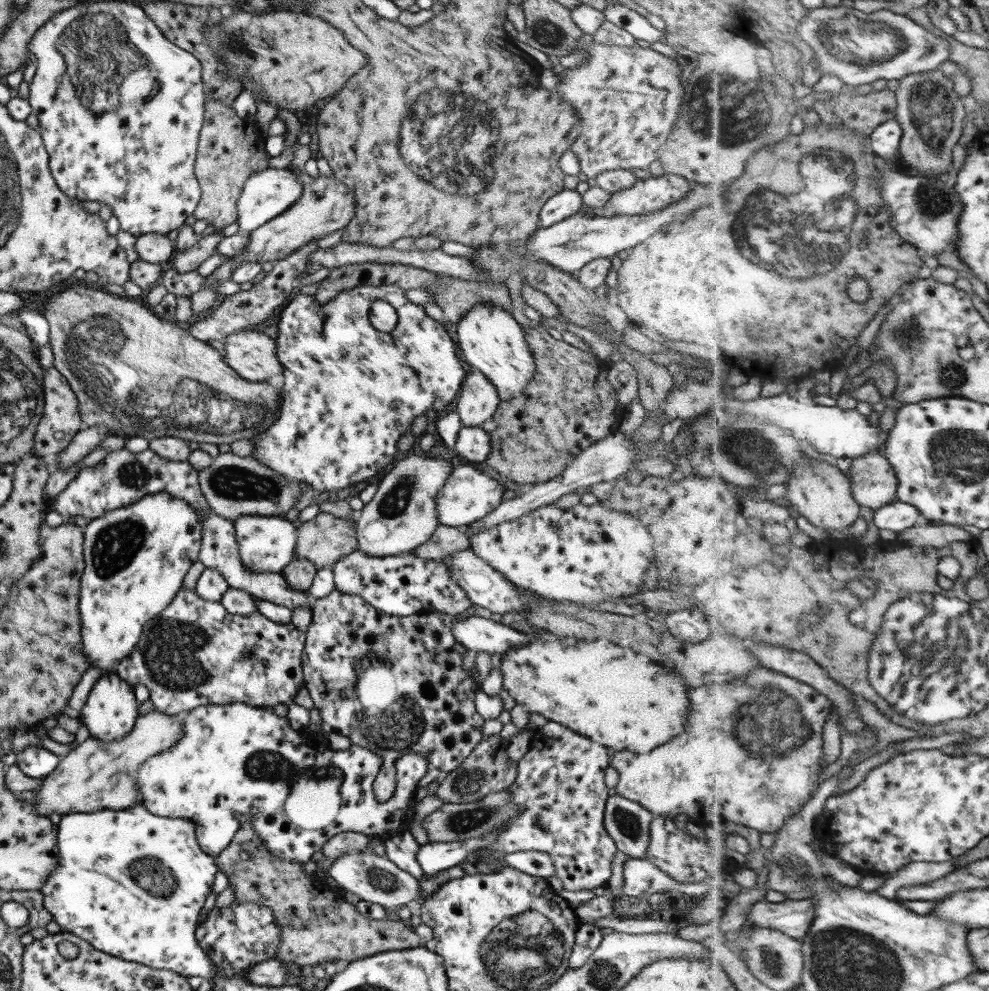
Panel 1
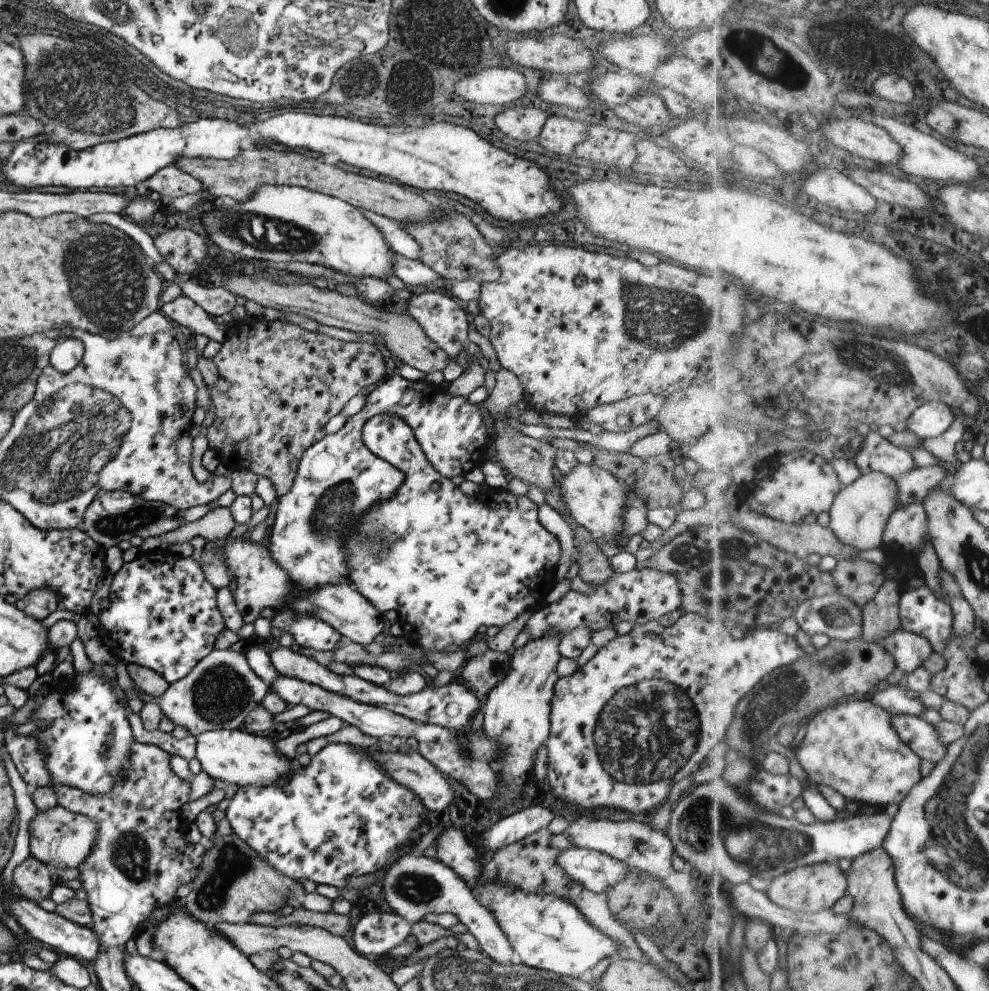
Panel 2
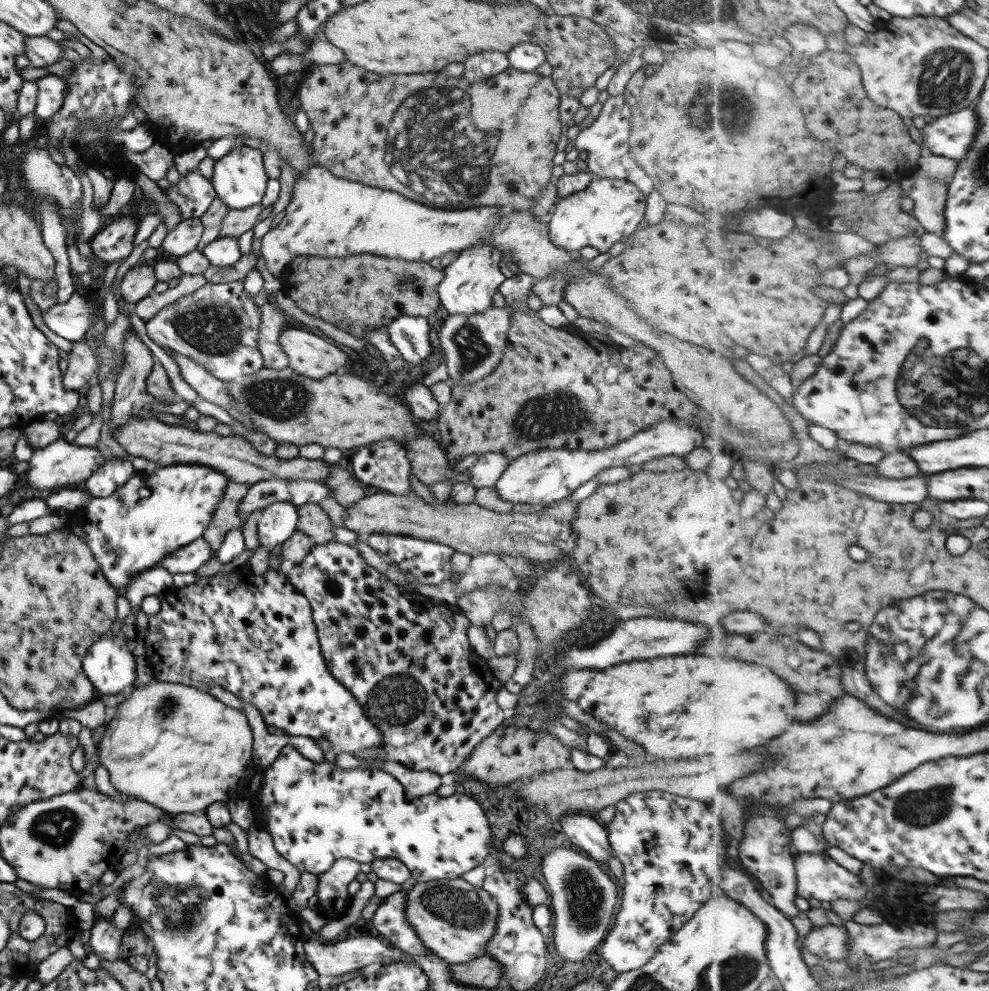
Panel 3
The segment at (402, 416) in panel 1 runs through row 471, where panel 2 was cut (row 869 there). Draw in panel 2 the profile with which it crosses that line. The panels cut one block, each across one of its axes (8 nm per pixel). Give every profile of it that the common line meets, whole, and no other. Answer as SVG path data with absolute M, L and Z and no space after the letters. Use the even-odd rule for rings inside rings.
M327 744L321 748L317 754L311 756L311 762L307 766L302 767L296 765L294 769L288 771L278 781L271 785L249 785L247 787L239 787L231 795L229 806L223 813L226 822L229 824L231 831L244 844L251 848L272 870L278 874L288 877L293 881L309 880L315 885L333 886L342 889L347 884L347 878L355 878L365 874L374 874L381 870L385 864L389 864L393 860L393 856L403 850L405 846L413 843L417 836L425 830L426 816L428 811L422 806L422 803L413 795L411 790L404 788L401 784L396 784L388 775L382 766L372 759L368 758L368 754L356 749L356 746L349 744Z

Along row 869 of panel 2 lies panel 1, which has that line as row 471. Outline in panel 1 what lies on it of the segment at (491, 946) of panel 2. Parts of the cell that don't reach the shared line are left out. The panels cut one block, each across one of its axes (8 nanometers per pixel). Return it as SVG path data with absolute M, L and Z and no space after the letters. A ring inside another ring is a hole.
M421 452L404 454L381 478L373 499L356 513L356 550L381 558L410 552L425 543L438 526L435 498L452 467L441 458L427 457Z

